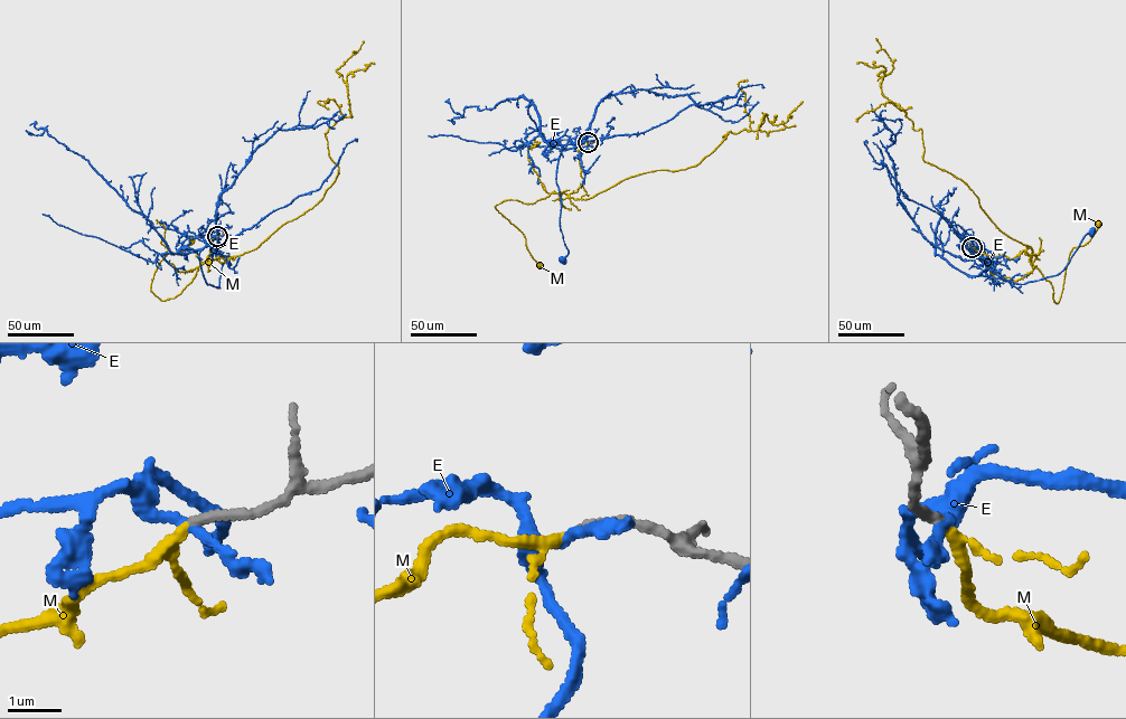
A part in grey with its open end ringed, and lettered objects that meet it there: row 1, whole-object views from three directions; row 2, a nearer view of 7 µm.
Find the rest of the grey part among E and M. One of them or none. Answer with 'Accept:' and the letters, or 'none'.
Accept: M

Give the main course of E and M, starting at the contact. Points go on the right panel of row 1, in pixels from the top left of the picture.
E: (972, 247), (995, 274), (1024, 284), (1057, 275), (1084, 236), (1092, 232)
M: (972, 247), (1011, 259), (1024, 249), (1050, 282), (1057, 303), (1070, 253), (1088, 243), (1098, 224)

